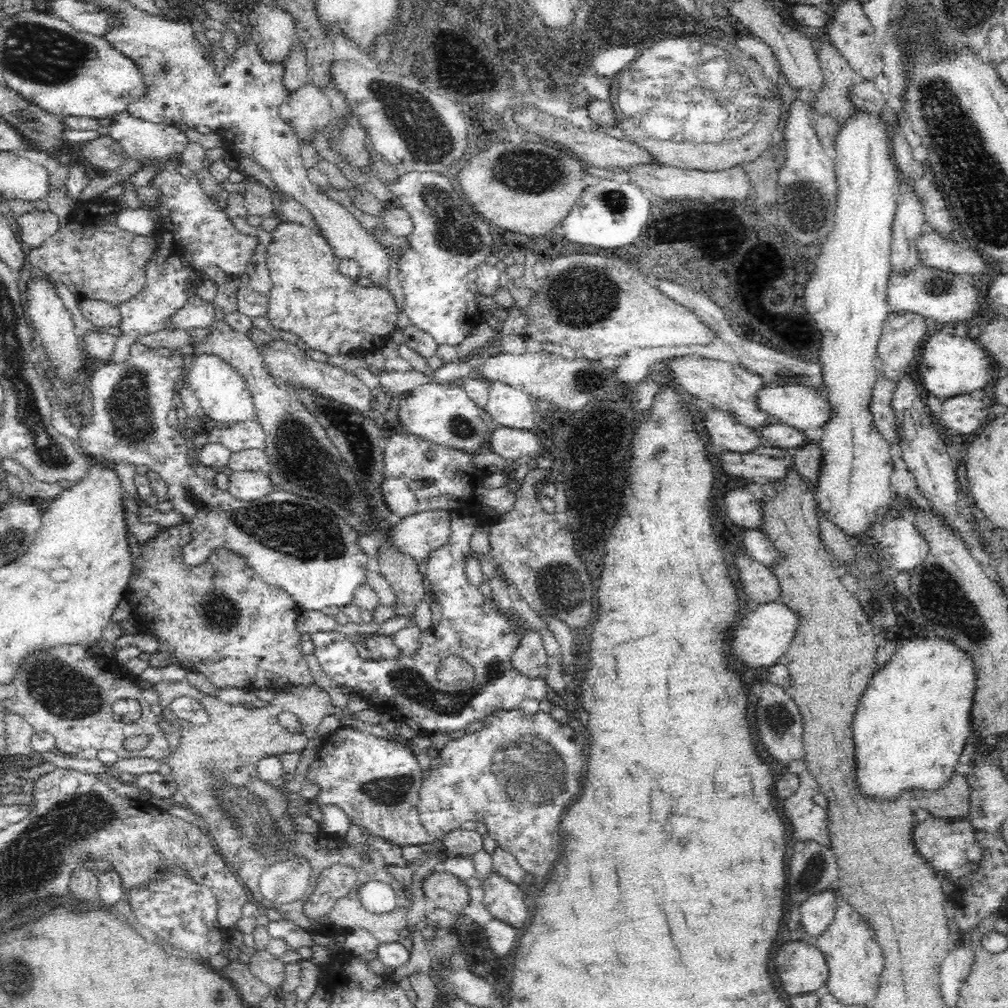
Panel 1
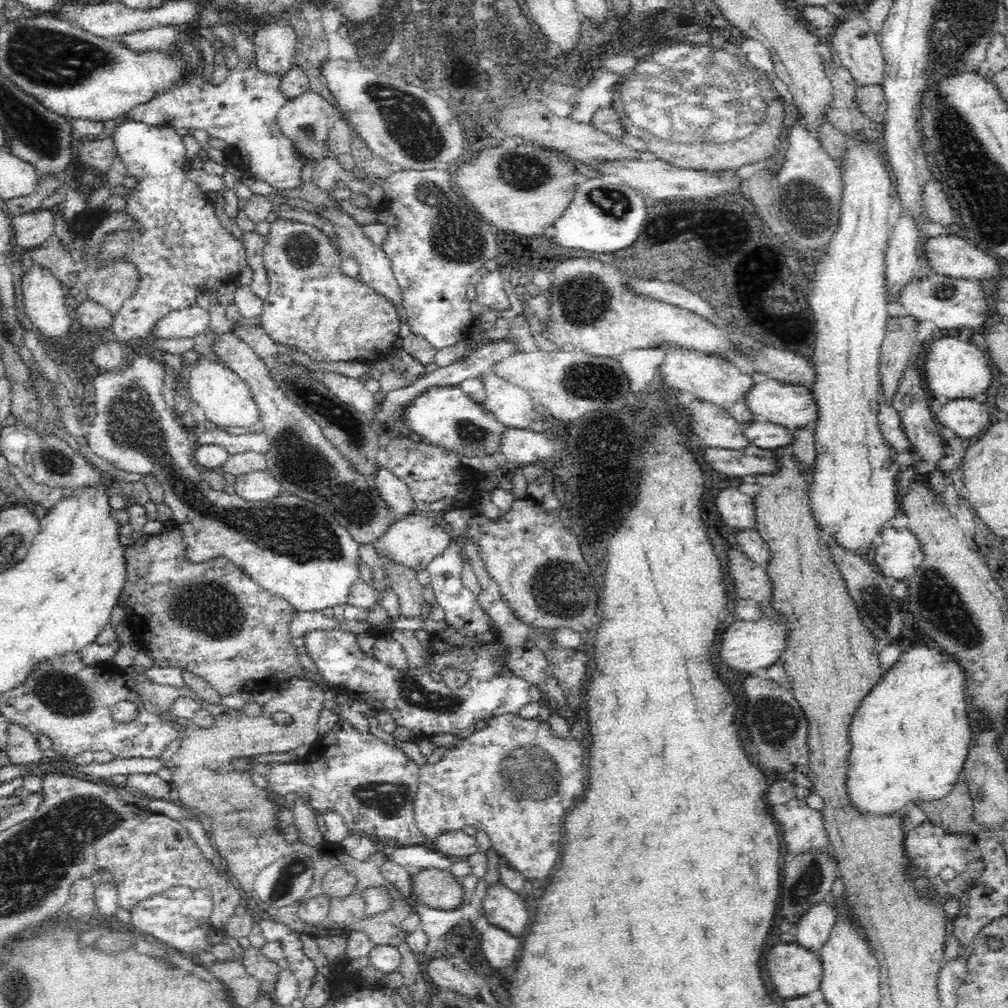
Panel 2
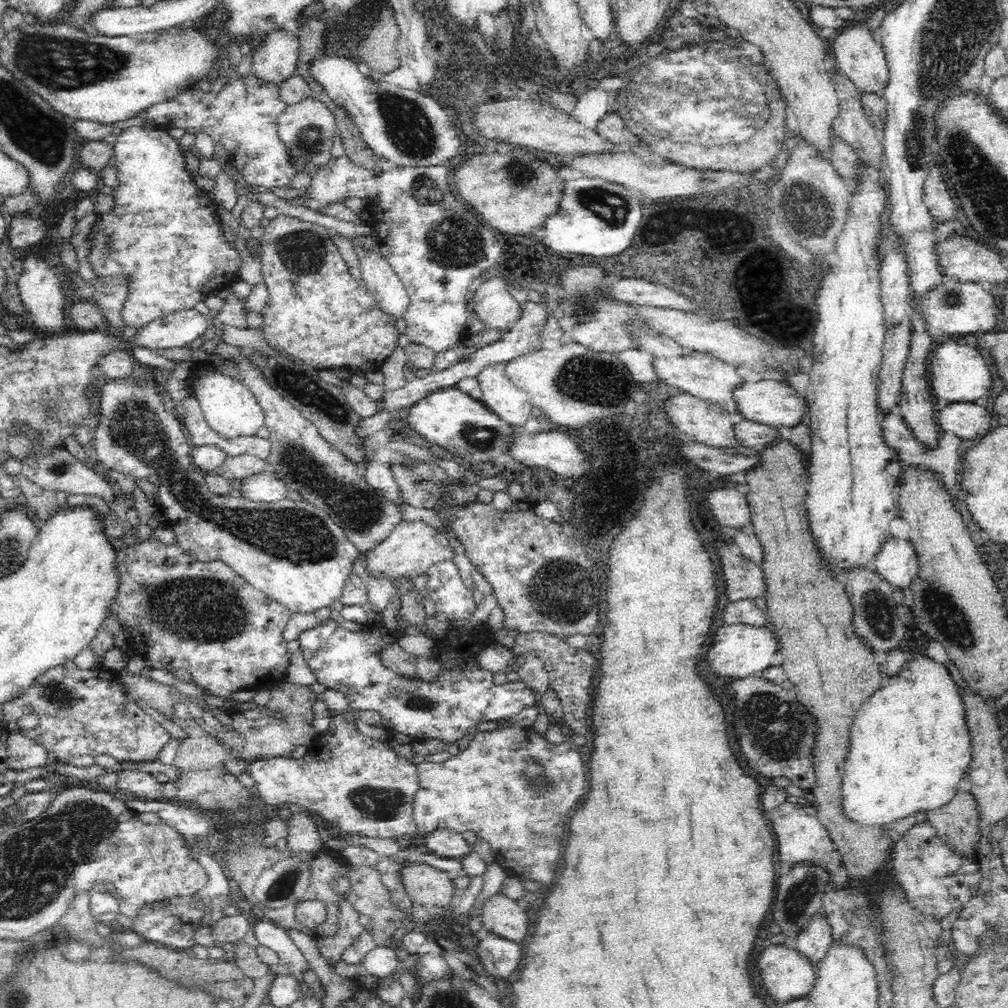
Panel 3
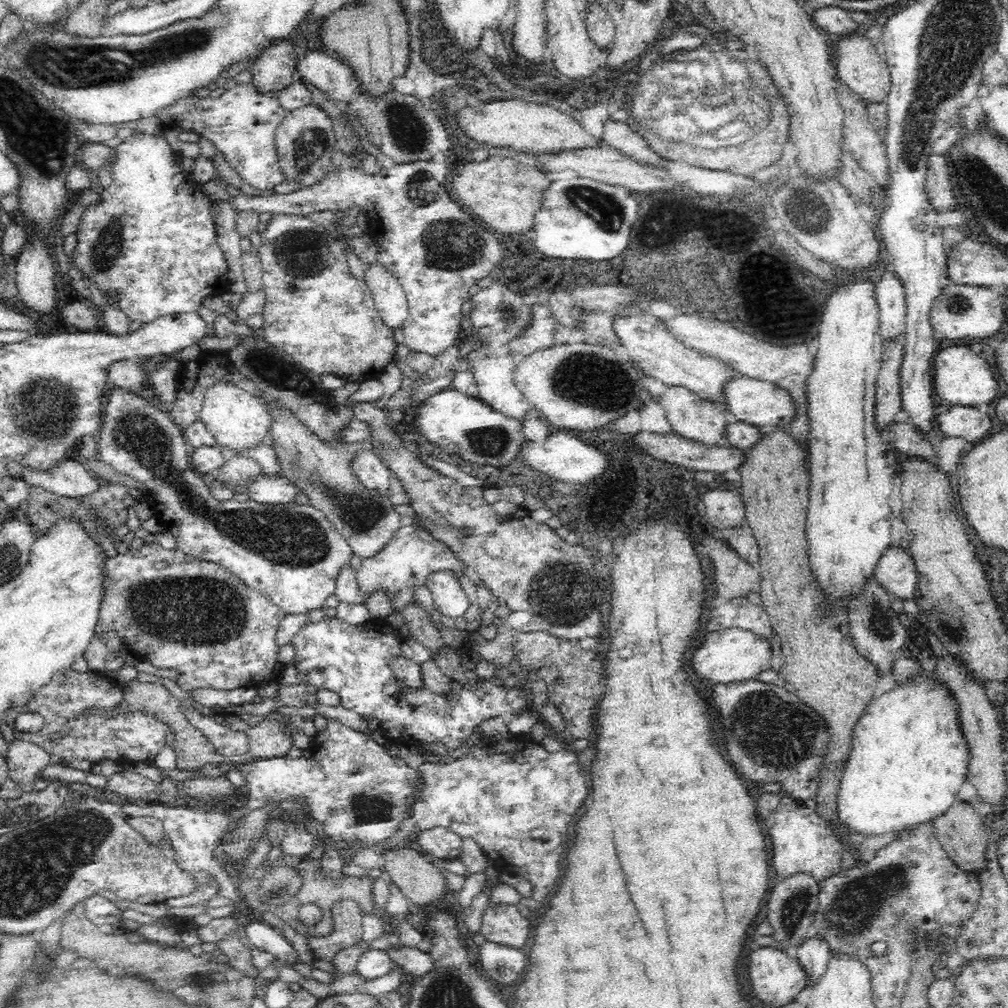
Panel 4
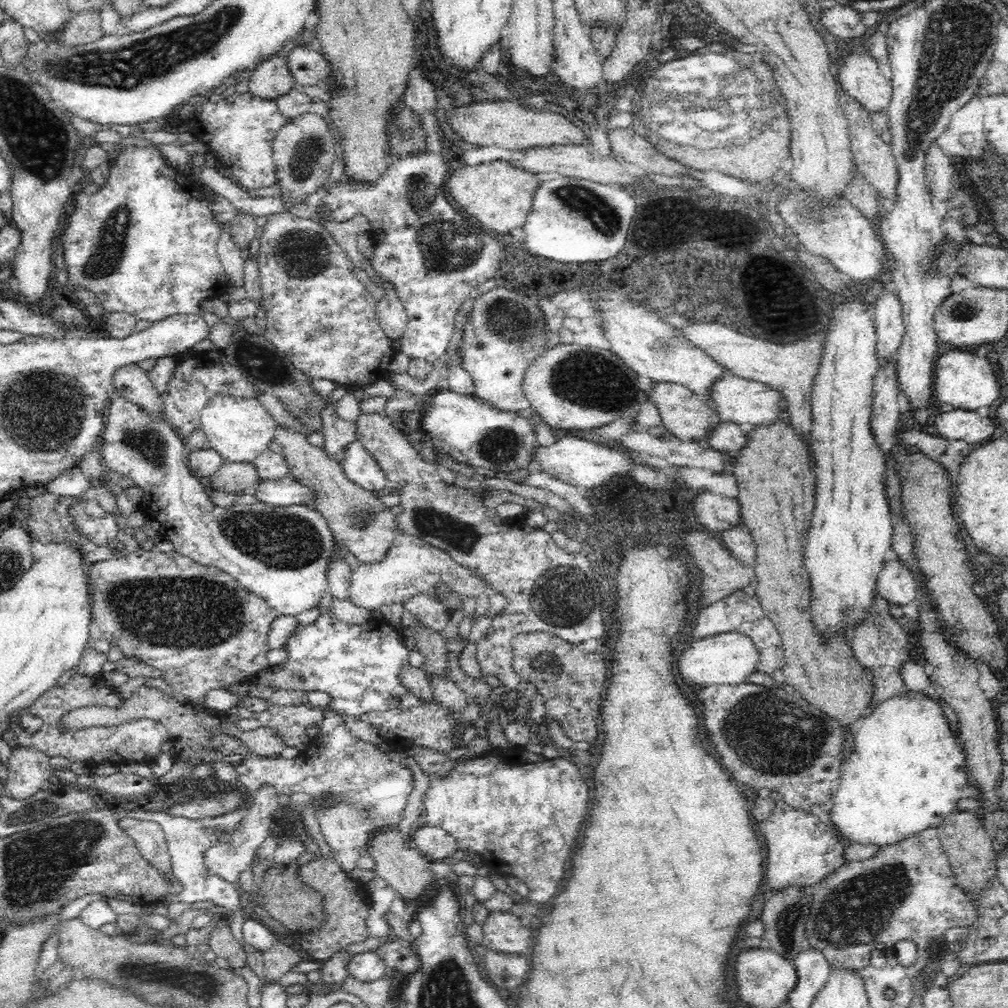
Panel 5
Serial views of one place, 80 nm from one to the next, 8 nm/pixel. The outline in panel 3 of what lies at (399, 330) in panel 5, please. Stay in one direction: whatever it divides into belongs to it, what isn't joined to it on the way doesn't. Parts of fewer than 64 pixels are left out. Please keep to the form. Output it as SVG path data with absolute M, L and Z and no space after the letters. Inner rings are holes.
M354 246L354 252L358 254L361 281L370 295L377 299L382 309L394 315L396 320L403 318L409 304L408 294L392 265L382 257L378 247L370 250L366 246Z

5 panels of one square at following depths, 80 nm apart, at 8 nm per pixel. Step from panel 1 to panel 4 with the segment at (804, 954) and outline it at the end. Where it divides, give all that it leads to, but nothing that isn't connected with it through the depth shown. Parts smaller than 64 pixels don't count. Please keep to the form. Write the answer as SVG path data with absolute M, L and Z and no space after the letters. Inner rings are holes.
M770 945L760 947L748 955L747 984L750 985L750 993L763 1004L770 1006L780 1006L792 1002L802 990L808 987L811 977L809 972L804 969L804 965L798 958L790 958L784 949Z

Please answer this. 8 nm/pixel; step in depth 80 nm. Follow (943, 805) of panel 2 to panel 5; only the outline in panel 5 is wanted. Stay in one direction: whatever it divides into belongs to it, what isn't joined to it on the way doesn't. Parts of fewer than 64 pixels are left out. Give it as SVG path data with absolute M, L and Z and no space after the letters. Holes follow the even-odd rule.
M953 810L942 819L942 822L939 822L936 830L952 865L952 870L957 874L958 882L966 889L973 891L974 903L978 906L977 900L981 893L981 886L997 872L995 863L997 852L993 850L993 841L987 834L983 819L976 815L975 810Z

